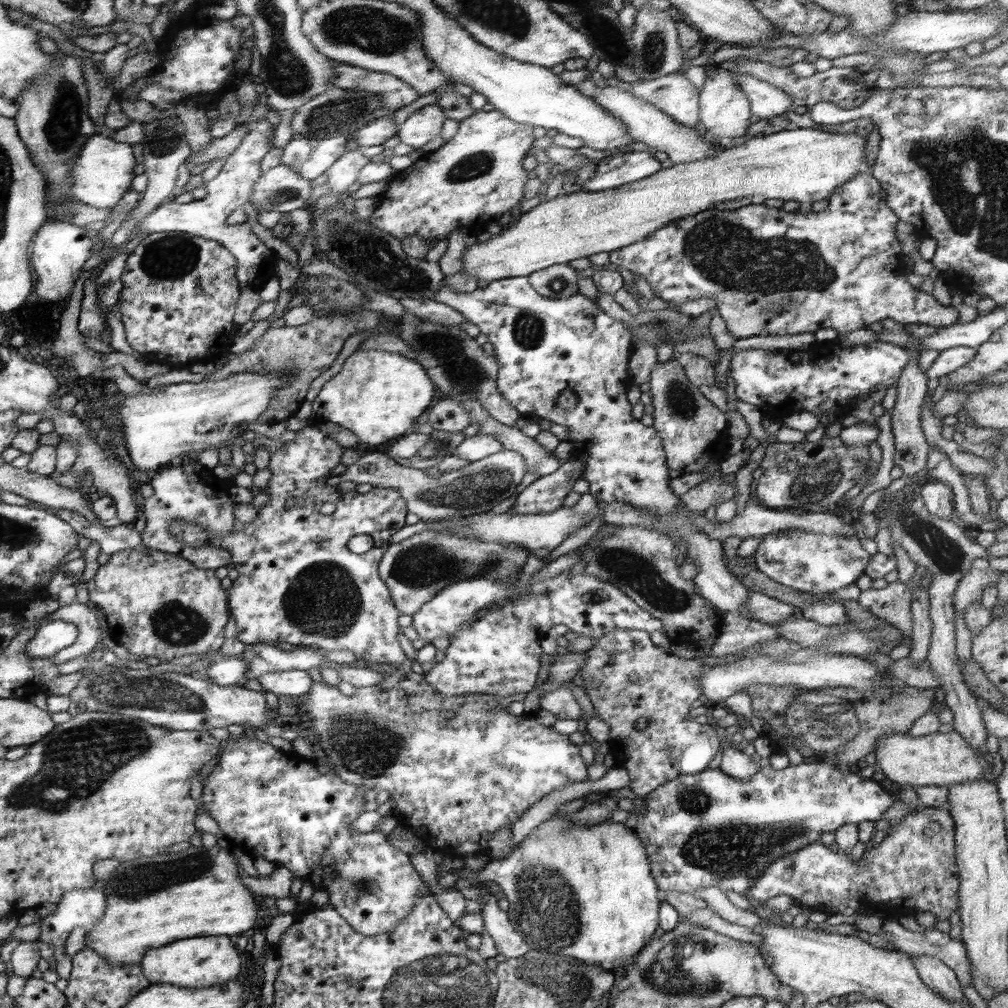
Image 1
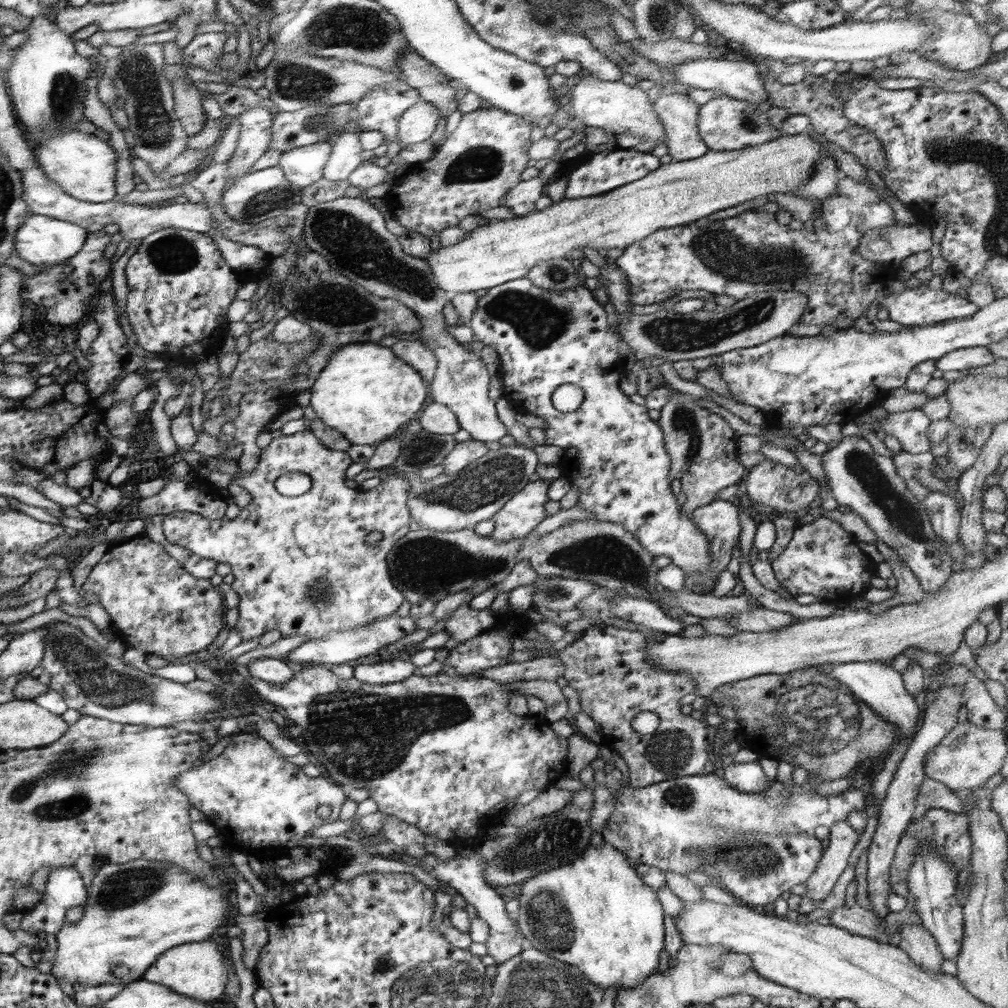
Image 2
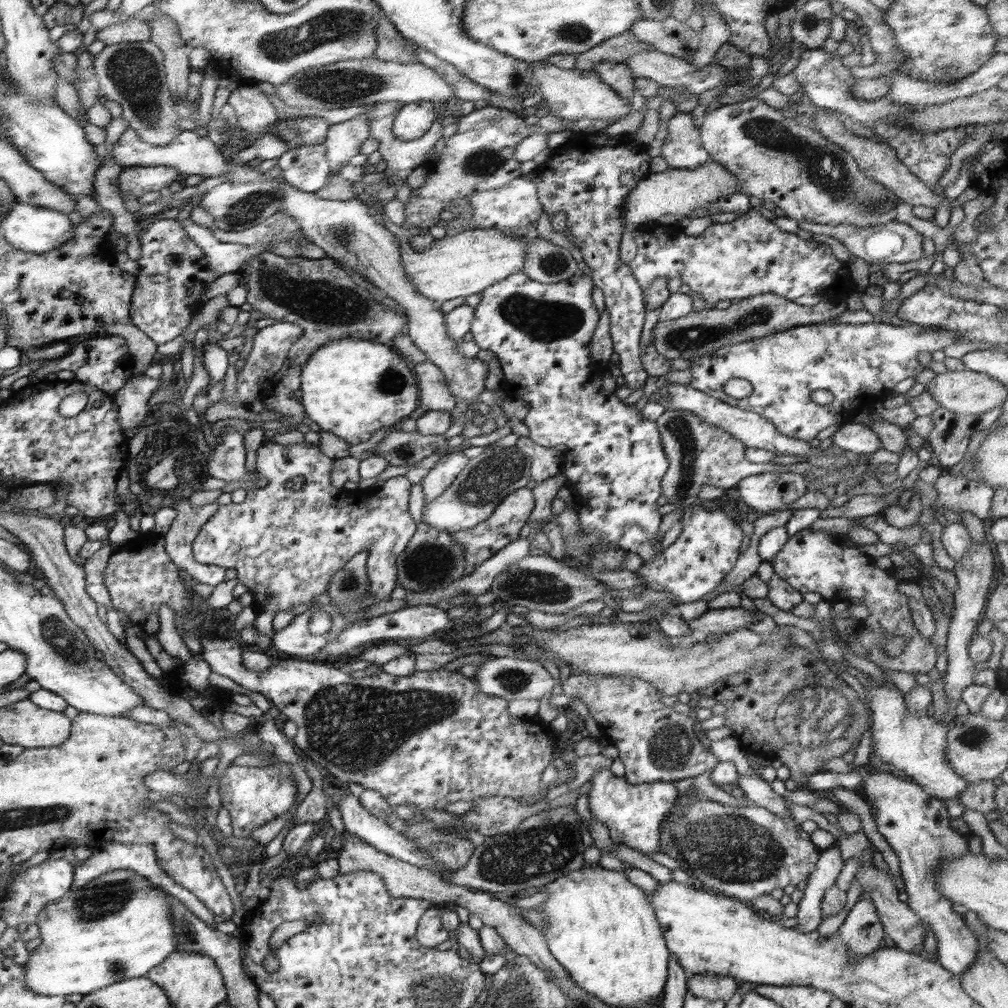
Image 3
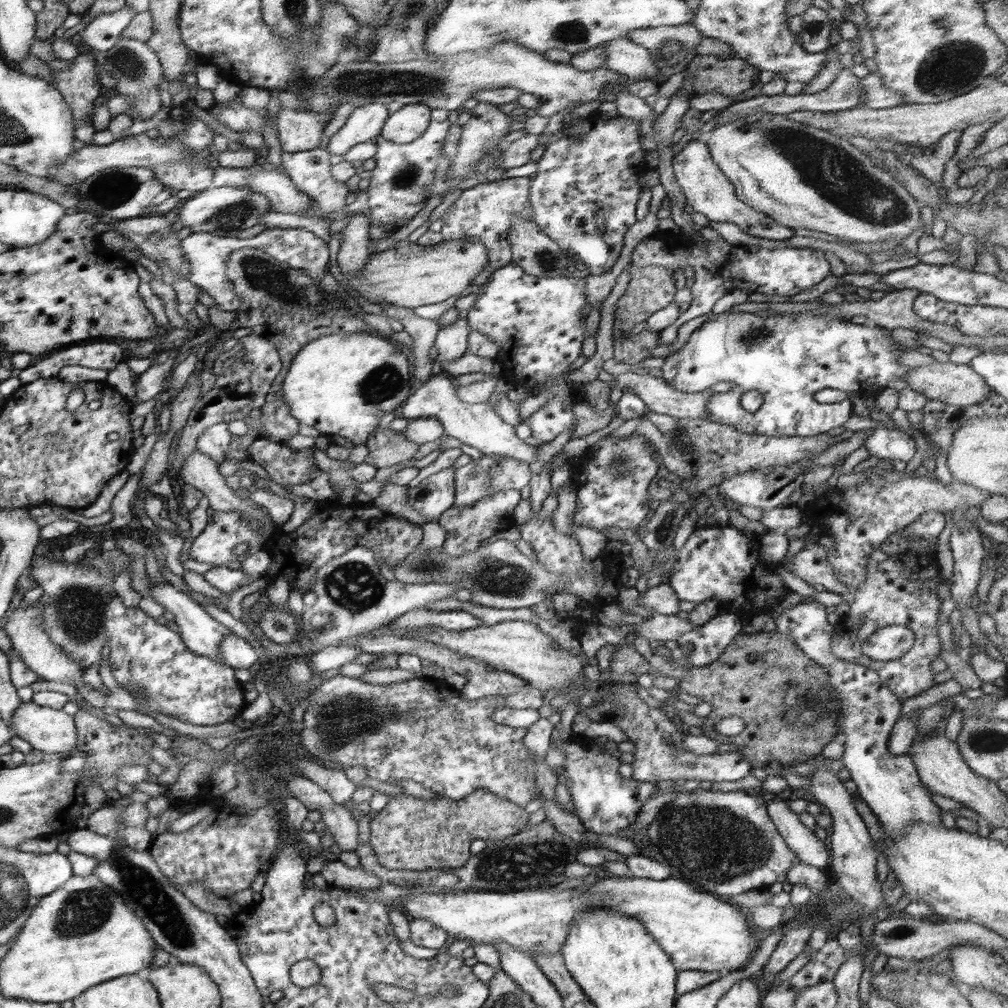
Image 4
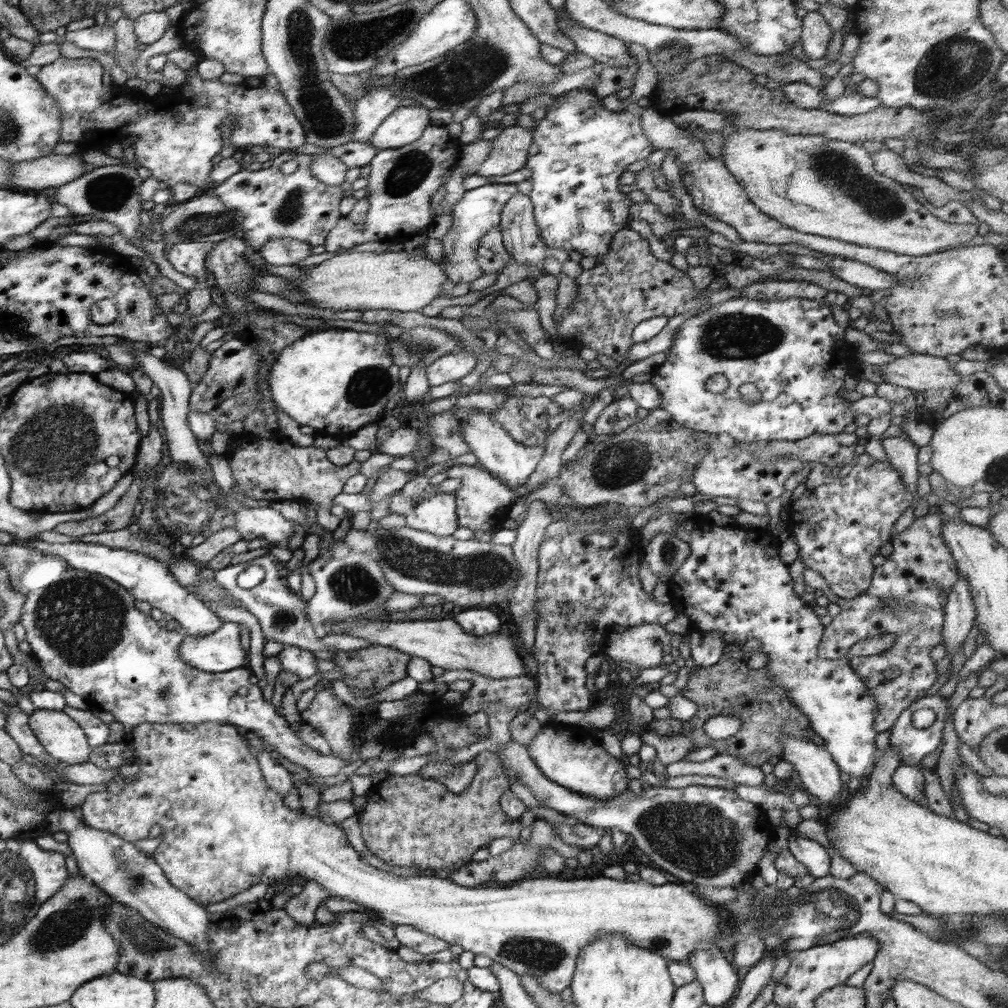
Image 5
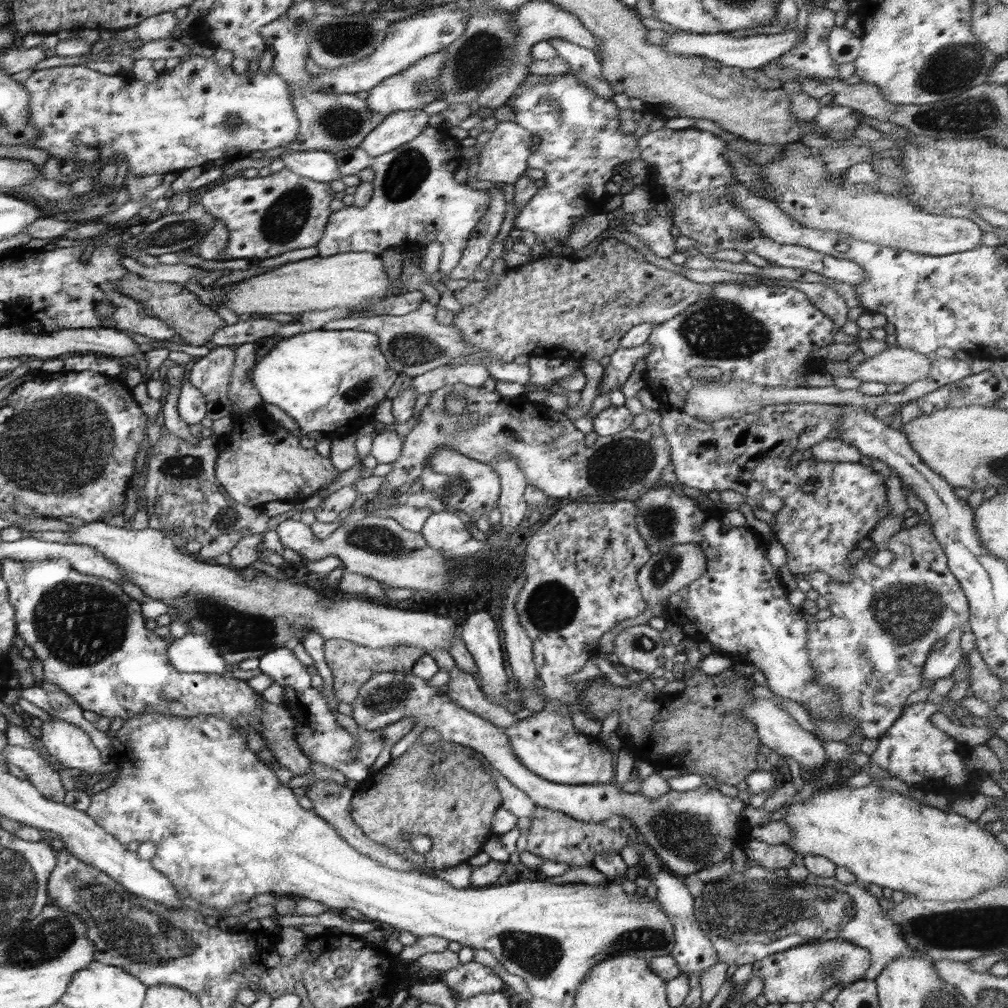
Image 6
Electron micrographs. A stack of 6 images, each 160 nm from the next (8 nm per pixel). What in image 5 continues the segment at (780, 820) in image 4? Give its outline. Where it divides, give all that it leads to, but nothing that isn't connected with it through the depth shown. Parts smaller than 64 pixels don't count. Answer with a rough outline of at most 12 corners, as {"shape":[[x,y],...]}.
{"shape":[[792,834],[787,850],[816,879],[830,875],[822,843]]}

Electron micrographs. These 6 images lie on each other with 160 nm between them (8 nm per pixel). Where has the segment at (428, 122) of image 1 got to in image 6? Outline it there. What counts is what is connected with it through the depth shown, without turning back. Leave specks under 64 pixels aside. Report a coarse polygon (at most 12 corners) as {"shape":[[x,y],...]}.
{"shape":[[424,110],[393,112],[362,140],[372,158],[416,139]]}

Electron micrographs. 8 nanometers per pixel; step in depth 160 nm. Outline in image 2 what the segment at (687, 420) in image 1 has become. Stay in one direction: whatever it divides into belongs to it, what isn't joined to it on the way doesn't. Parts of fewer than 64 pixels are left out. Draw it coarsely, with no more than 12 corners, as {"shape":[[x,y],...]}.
{"shape":[[692,397],[657,423],[690,515],[739,484],[736,432]]}

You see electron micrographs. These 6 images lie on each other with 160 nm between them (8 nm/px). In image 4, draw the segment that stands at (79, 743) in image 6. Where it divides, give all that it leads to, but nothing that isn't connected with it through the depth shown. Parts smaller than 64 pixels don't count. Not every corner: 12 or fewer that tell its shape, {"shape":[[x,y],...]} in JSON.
{"shape":[[32,701],[15,736],[46,754],[74,752],[72,716]]}

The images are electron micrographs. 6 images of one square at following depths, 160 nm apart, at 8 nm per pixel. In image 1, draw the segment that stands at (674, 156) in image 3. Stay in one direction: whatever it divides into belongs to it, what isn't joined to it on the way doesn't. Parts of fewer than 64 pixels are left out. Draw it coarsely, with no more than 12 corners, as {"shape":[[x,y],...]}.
{"shape":[[685,73],[618,87],[696,130],[699,90]]}

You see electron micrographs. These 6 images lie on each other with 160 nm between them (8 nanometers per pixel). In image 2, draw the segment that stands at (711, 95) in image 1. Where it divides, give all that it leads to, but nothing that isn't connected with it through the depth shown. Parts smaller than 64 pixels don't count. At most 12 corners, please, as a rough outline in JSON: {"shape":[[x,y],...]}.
{"shape":[[727,95],[699,108],[709,151],[742,151],[785,134]]}

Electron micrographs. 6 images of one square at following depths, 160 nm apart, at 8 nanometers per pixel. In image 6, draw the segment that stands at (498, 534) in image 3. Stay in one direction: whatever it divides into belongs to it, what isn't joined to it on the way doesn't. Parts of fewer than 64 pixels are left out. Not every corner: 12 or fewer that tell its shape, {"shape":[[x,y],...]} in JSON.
{"shape":[[441,446],[422,491],[476,521],[496,508],[498,473]]}

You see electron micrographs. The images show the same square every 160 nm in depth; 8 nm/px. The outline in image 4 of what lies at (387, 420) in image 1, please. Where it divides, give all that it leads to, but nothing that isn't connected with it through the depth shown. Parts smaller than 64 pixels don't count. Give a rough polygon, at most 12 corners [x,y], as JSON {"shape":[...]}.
{"shape":[[374,332],[301,347],[284,404],[365,445],[414,389],[409,354]]}

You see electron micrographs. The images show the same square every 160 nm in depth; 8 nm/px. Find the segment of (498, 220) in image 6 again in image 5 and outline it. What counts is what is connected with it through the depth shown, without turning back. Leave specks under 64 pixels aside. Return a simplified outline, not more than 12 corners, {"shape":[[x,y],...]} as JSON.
{"shape":[[500,226],[477,249],[484,274],[502,272],[511,261]]}

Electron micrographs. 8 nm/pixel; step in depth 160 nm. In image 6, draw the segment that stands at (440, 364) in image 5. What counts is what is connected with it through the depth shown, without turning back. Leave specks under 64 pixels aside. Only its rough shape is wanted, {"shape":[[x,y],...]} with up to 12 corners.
{"shape":[[484,364],[442,365],[413,377],[417,396],[448,384],[483,387]]}

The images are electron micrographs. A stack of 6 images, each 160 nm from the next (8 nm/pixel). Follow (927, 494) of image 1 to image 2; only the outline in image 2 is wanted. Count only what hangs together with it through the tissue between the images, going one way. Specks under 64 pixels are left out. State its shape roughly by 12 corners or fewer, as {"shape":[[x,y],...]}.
{"shape":[[942,491],[923,500],[931,525],[944,542],[960,538],[957,501]]}

